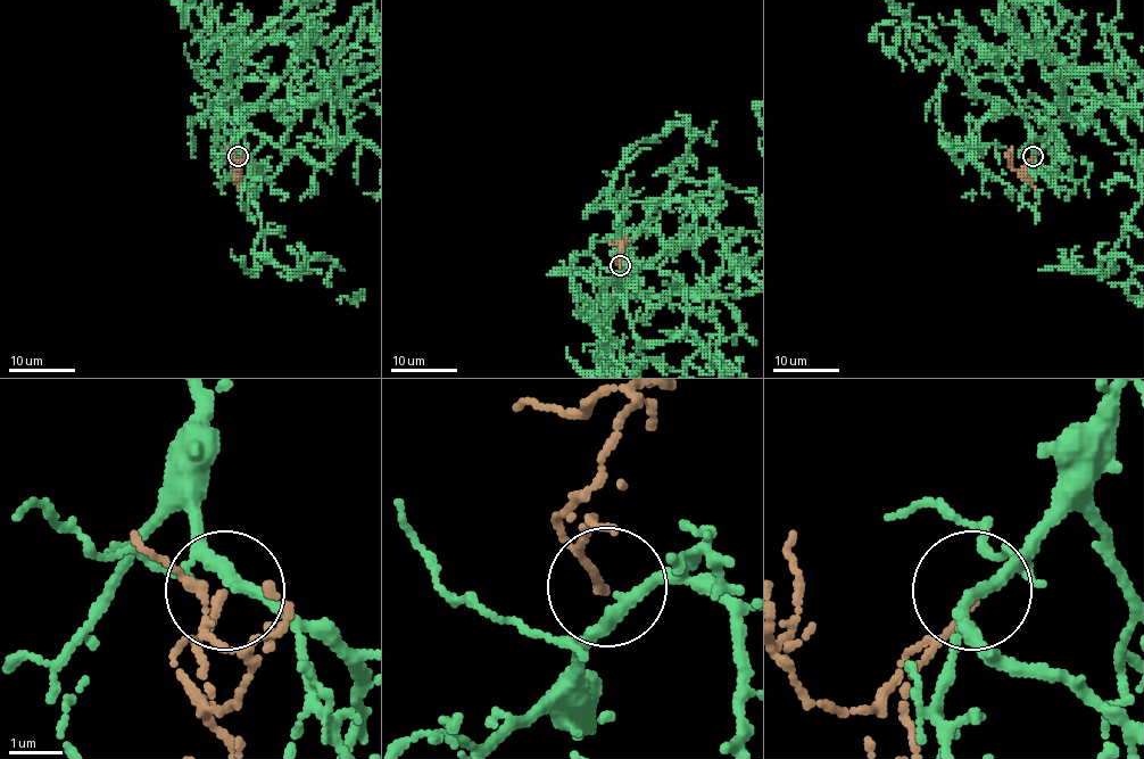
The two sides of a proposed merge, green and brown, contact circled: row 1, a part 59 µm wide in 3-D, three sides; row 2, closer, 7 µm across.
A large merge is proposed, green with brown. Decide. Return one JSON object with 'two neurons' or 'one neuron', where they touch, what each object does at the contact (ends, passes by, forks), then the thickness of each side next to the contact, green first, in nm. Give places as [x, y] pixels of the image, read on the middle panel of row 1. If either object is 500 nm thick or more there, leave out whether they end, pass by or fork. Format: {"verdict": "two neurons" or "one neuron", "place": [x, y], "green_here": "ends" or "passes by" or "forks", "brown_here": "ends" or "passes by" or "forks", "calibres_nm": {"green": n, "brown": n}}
{"verdict": "one neuron", "place": [620, 265], "green_here": "passes by", "brown_here": "ends", "calibres_nm": {"green": 220, "brown": 140}}

